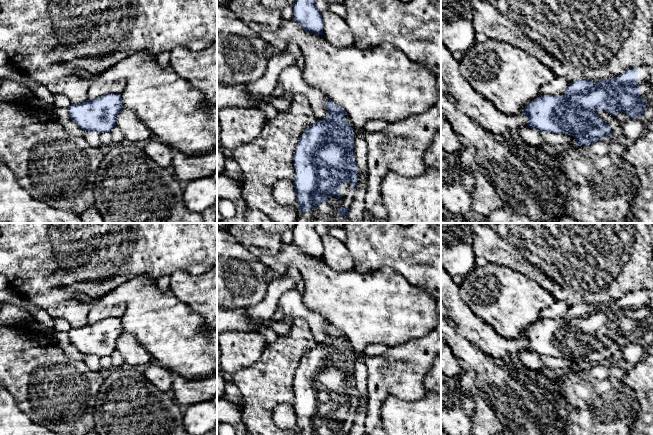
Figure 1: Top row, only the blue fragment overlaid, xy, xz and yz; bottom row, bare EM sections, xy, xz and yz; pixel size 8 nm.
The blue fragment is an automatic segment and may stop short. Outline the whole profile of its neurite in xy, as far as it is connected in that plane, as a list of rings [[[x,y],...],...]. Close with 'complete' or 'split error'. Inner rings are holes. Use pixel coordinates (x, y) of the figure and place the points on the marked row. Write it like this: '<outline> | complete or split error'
[[[106,94],[93,100],[71,104],[68,112],[70,119],[82,130],[101,134],[110,132],[116,126],[117,116],[123,109],[119,94]]] | complete

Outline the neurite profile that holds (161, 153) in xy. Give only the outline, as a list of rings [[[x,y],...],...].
[[[150,139],[143,144],[144,152],[151,160],[163,168],[170,167],[173,149],[157,139]]]

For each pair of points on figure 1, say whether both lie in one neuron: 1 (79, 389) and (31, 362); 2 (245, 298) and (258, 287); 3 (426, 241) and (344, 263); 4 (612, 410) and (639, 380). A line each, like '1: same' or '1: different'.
1: same
2: same
3: different
4: different

